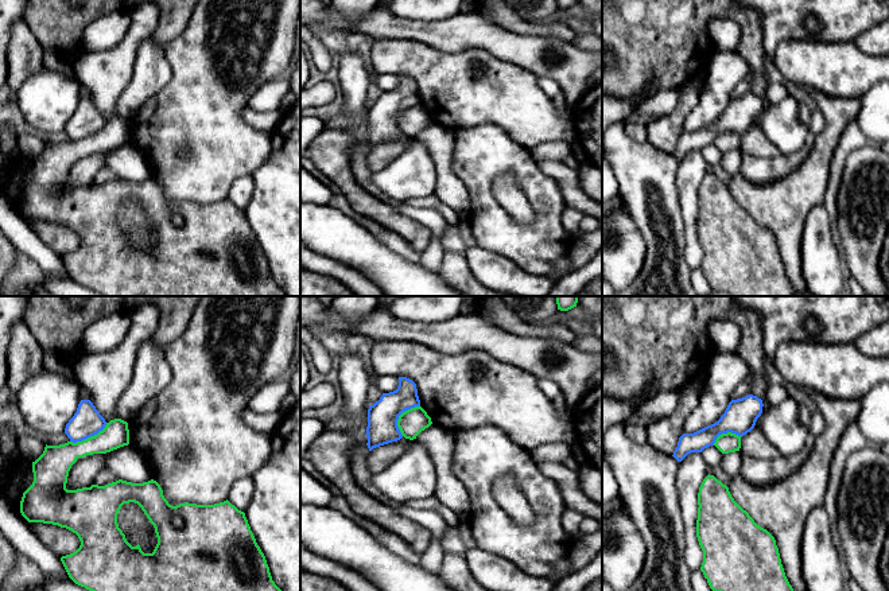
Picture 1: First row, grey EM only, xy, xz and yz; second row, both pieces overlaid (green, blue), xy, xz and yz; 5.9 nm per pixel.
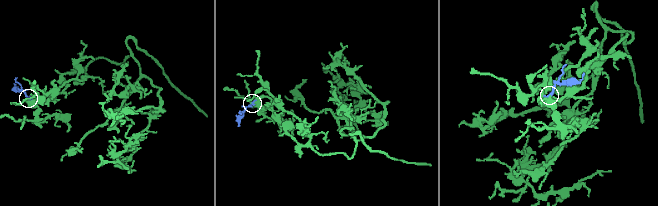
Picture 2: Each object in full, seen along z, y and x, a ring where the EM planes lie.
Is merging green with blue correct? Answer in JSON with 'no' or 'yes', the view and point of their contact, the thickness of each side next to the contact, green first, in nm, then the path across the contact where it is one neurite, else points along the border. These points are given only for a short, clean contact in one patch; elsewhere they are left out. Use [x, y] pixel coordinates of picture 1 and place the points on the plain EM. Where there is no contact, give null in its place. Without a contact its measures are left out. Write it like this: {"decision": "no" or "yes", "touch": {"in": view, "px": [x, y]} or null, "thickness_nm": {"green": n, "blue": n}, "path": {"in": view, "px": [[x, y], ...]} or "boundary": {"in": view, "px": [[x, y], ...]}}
{"decision": "no", "touch": {"in": "xz", "px": [399, 115]}, "thickness_nm": {"green": 160, "blue": 180}, "boundary": {"in": "xz", "px": [[419, 102], [406, 108], [399, 115], [398, 127], [402, 133]]}}

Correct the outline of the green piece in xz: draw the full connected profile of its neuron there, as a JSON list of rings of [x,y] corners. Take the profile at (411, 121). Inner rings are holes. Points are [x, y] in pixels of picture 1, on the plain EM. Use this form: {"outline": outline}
{"outline": [[[420,104],[403,110],[397,118],[401,133],[409,139],[416,137],[416,135],[431,123],[431,116]]]}

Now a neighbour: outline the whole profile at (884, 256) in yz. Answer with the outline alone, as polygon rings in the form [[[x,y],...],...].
[[[889,226],[881,248],[878,269],[889,291]]]

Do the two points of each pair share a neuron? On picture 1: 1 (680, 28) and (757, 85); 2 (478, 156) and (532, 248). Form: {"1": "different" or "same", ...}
{"1": "same", "2": "same"}

